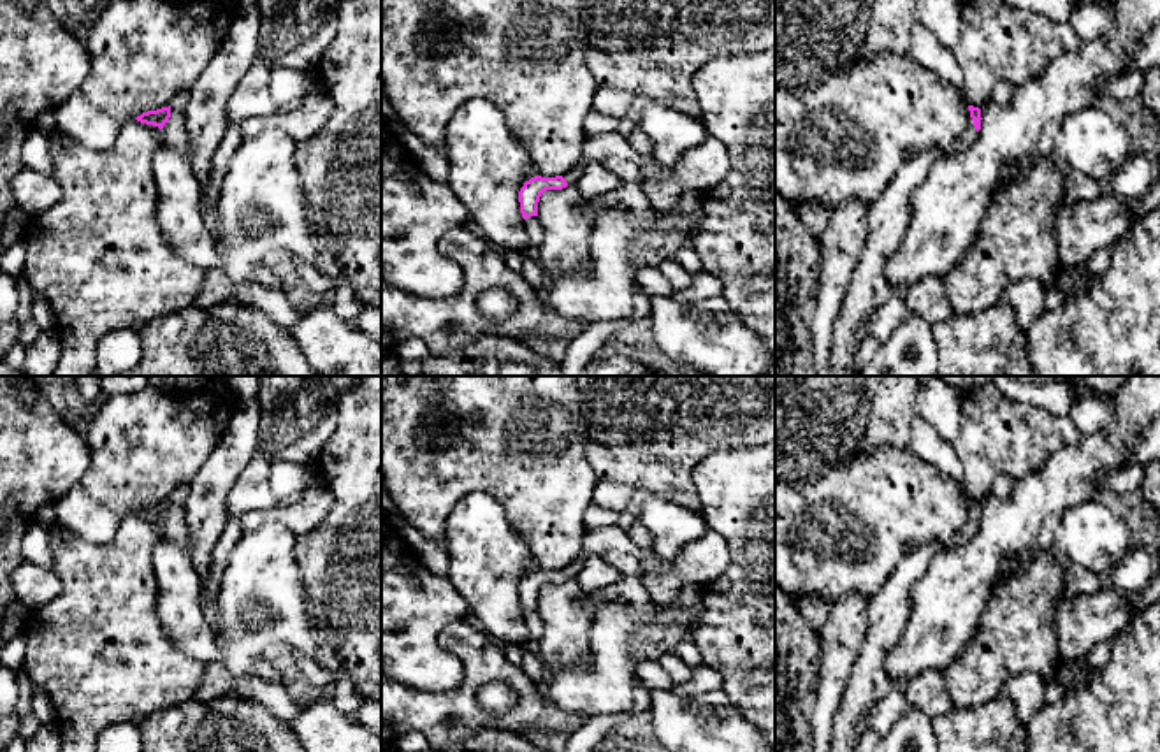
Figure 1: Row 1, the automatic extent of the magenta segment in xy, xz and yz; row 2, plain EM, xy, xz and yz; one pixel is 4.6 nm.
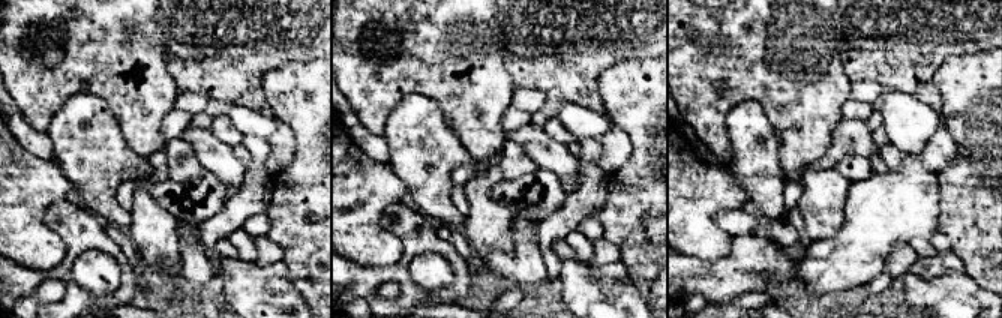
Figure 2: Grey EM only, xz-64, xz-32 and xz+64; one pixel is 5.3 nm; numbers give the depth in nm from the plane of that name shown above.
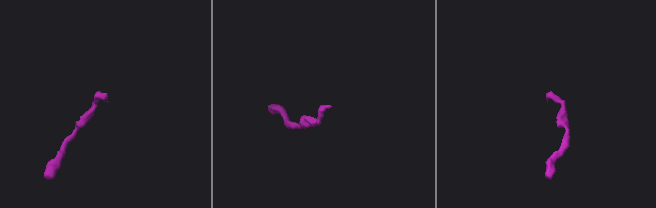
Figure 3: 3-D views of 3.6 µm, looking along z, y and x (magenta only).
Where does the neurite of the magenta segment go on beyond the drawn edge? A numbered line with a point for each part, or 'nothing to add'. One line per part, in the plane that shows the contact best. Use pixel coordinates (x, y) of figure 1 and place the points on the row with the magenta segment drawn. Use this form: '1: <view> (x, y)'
1: xy (174, 132)

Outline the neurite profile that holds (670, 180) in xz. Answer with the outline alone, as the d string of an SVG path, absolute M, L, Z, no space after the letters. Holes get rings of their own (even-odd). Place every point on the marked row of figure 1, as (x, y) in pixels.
M708 135L682 160L664 165L652 156L642 160L642 186L657 184L666 195L677 197L684 188L708 190L729 170L731 160L721 141Z

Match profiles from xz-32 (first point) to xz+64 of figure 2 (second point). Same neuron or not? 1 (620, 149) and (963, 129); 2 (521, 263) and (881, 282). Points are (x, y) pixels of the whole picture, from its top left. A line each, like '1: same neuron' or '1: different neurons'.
1: different neurons
2: different neurons

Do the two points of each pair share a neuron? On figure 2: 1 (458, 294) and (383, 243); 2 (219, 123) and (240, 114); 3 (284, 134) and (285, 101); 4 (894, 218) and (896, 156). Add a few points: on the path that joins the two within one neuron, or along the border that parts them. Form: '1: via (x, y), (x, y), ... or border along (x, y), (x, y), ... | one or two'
1: border along (383, 225), (399, 240), (401, 257), (368, 267) | two
2: border along (225, 114), (245, 135) | two
3: border along (279, 122), (294, 135), (296, 150), (291, 159) | two
4: border along (890, 141), (906, 156), (893, 171) | two

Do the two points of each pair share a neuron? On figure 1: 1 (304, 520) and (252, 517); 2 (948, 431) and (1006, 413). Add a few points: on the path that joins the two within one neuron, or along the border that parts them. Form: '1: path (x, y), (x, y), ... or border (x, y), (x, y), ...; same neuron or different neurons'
1: path (292, 515), (264, 515); same neuron
2: border (964, 394), (958, 438), (953, 445); different neurons

